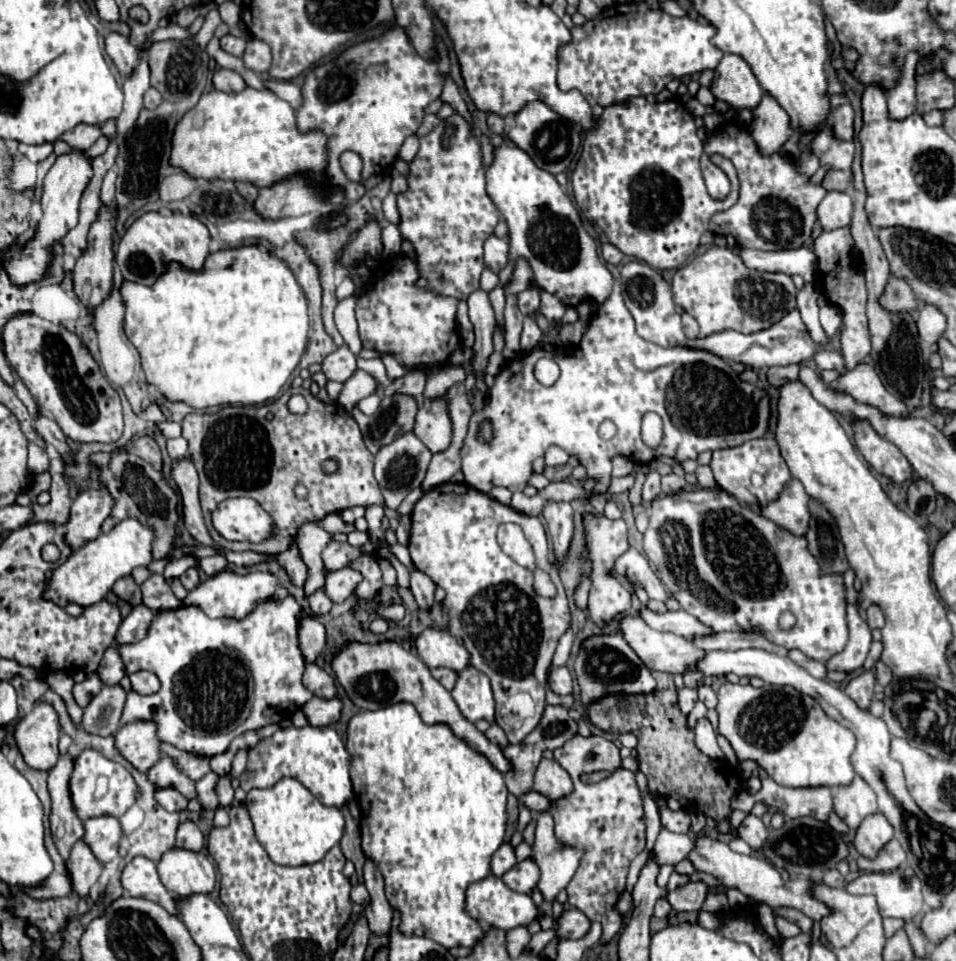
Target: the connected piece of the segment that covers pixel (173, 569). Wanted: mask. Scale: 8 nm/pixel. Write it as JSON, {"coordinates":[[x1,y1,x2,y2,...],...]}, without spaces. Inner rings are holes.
{"coordinates":[[187,554,187,556,179,558,179,560,169,562,169,564,165,566,165,572,163,572,165,582,171,584,175,578,179,578,183,572,187,572,187,570,193,568,193,566,199,566,199,558,195,558,193,554]]}

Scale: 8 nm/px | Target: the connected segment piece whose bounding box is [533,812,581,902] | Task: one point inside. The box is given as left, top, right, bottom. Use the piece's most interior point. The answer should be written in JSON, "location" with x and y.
{"location":[557,864]}

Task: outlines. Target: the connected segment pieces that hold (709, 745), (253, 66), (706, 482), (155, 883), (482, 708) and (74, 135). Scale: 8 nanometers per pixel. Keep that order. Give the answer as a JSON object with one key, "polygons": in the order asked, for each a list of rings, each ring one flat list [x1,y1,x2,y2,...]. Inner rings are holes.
{"polygons":[[[701,718,697,722,697,726,695,726,695,744,709,758,713,758,713,760,721,760,723,758,723,752,721,752,719,744,717,744,715,728,711,726,711,722,707,718]],[[251,38,247,42,245,54,243,54,243,62,253,72,259,72,259,74,267,72,269,66,271,66,271,48,267,44,263,44,261,40]],[[699,466,697,472,695,472,695,476,697,476,697,484,701,488,713,488,713,486,717,486,715,478,713,478,713,472,711,472,709,466]],[[143,856,133,858,121,872,121,886,131,896,147,898,151,902,155,900,157,904,167,908,167,912,175,912,177,914,175,896,169,890,165,890,165,886,159,880,157,866,151,860,147,860]],[[467,666,457,674,457,684,451,690,451,696,459,712,469,720,489,720,493,722,495,702,487,676,473,666]],[[79,124,75,126,71,132,65,132,61,136,61,140,65,140,71,148,77,150,89,150,97,138,101,136,101,128,99,126,89,126,89,124]]]}

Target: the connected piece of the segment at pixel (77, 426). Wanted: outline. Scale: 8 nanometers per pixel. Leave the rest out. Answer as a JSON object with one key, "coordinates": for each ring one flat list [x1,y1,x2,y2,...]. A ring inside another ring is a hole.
{"coordinates":[[33,312,13,314,3,330,3,352,33,394,39,410,53,418,75,442,115,442,123,432,123,412,117,392,101,374,79,336]]}

